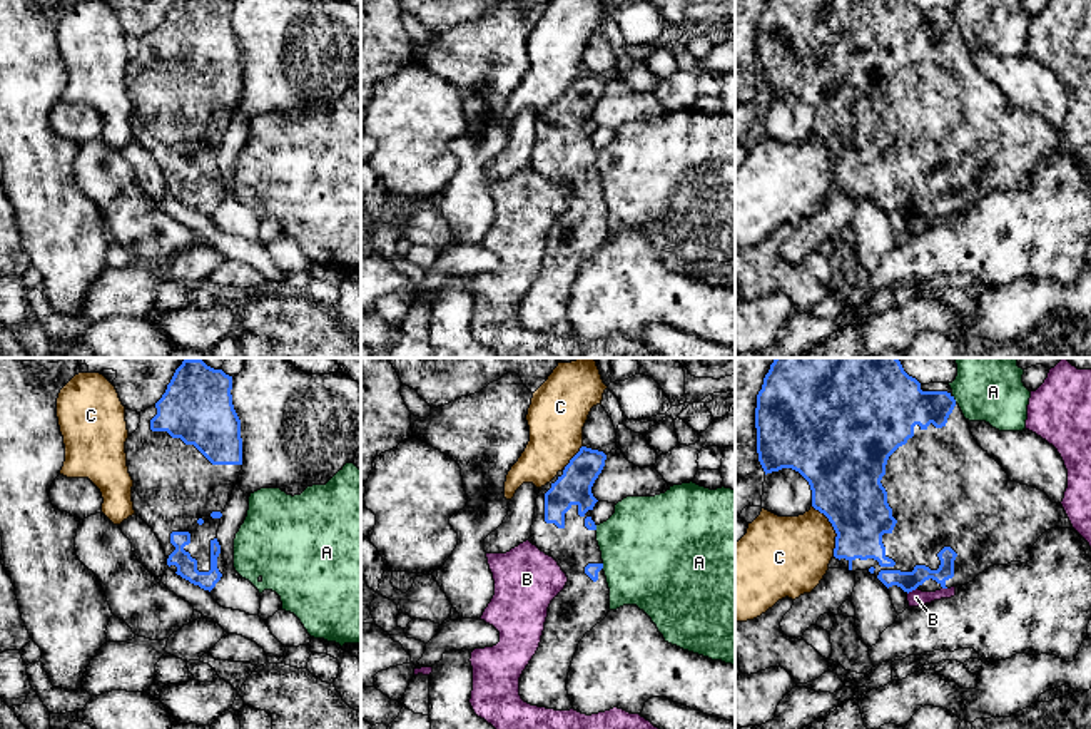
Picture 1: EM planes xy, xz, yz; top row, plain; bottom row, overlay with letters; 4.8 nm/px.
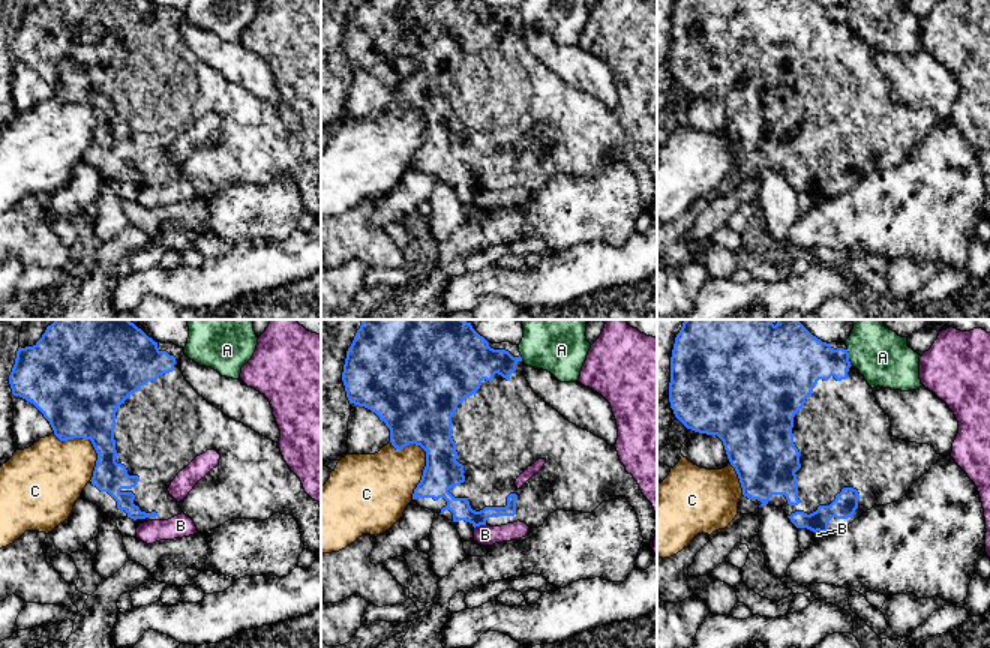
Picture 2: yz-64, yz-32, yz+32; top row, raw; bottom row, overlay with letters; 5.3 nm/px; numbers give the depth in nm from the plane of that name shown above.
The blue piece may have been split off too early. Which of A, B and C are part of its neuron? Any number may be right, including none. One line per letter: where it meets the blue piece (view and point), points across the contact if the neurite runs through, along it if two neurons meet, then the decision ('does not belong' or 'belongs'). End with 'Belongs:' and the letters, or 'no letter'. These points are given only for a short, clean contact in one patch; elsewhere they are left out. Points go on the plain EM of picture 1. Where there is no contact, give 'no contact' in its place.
A: contact yz (953, 24); does not belong
B: contact yz (911, 216); does not belong
C: contact yz (834, 154); does not belong
Belongs: no letter

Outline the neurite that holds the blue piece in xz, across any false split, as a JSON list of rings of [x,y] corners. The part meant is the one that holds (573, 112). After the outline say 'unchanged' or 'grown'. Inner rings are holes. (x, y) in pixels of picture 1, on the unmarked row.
[[[581,72],[558,100],[541,112],[530,167],[553,182],[568,207],[551,226],[540,273],[520,303],[520,321],[538,333],[570,336],[570,291],[580,266],[610,237],[591,135],[591,112],[606,80]]]; grown

